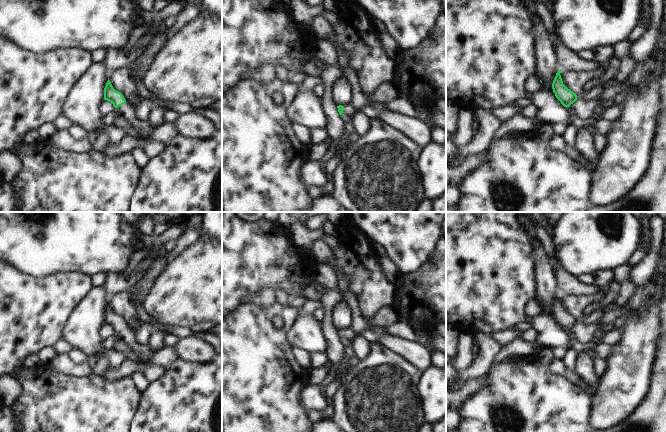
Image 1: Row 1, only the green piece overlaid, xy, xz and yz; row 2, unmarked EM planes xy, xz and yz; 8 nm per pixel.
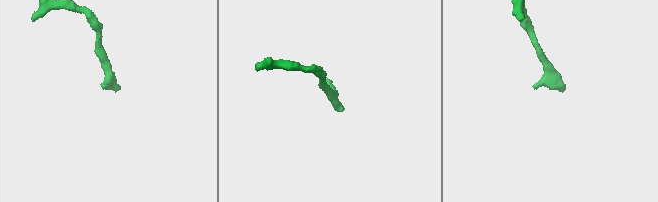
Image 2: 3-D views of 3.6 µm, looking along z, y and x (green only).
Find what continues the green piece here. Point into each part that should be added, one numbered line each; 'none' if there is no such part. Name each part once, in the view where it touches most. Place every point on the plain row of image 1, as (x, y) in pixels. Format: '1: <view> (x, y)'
1: xy (128, 337)

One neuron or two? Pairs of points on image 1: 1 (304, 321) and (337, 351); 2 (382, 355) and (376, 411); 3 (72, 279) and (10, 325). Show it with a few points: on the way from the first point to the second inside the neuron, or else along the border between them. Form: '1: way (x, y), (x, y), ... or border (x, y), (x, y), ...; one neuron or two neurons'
1: border (320, 323), (320, 329), (326, 343), (325, 352); two neurons
2: way (382, 369), (382, 388), (378, 397); one neuron
3: way (57, 294), (33, 312), (25, 314); one neuron

